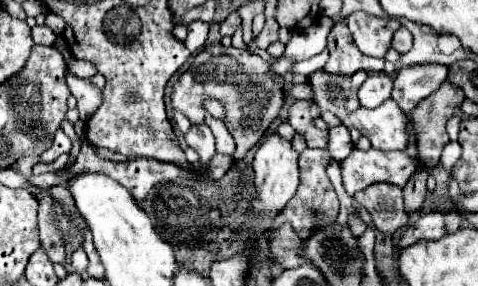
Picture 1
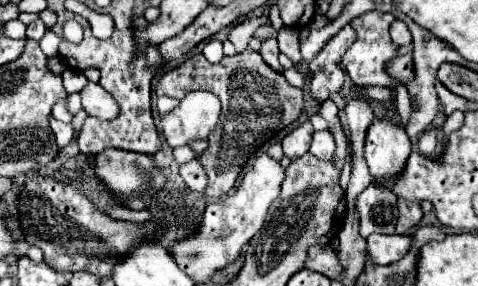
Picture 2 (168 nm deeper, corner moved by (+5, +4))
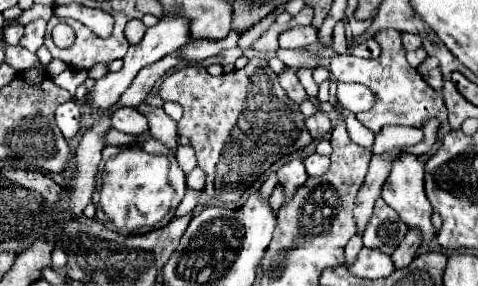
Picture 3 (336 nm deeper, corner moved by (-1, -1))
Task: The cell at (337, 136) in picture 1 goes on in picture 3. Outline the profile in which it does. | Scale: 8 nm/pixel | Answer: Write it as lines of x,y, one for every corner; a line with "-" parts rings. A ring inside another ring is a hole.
313,152
311,156
305,158
305,168
307,168
309,176
321,176
329,170
329,156

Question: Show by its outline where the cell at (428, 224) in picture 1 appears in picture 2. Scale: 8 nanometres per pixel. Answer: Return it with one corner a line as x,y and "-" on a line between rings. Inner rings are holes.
369,235
367,237
367,253
373,265
391,265
405,257
411,245
411,235

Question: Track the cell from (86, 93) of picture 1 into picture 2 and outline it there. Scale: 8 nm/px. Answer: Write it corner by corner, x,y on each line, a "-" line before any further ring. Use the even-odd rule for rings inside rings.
87,83
81,91
81,97
87,115
99,117
103,121
111,121
119,115
117,101
99,83

